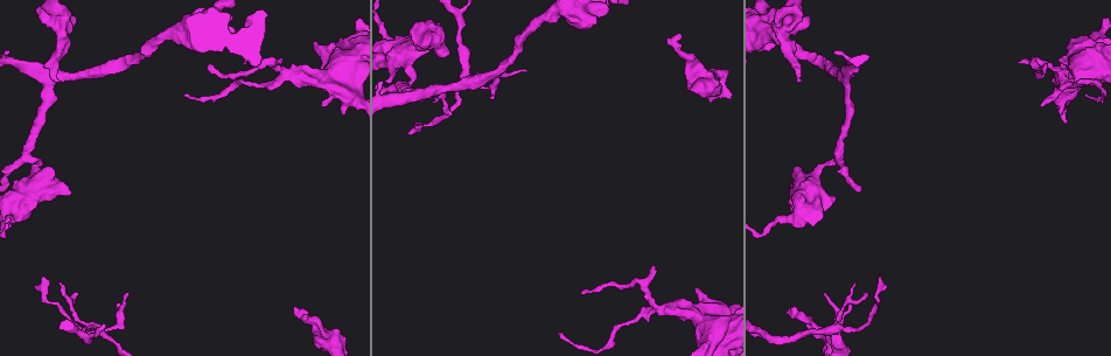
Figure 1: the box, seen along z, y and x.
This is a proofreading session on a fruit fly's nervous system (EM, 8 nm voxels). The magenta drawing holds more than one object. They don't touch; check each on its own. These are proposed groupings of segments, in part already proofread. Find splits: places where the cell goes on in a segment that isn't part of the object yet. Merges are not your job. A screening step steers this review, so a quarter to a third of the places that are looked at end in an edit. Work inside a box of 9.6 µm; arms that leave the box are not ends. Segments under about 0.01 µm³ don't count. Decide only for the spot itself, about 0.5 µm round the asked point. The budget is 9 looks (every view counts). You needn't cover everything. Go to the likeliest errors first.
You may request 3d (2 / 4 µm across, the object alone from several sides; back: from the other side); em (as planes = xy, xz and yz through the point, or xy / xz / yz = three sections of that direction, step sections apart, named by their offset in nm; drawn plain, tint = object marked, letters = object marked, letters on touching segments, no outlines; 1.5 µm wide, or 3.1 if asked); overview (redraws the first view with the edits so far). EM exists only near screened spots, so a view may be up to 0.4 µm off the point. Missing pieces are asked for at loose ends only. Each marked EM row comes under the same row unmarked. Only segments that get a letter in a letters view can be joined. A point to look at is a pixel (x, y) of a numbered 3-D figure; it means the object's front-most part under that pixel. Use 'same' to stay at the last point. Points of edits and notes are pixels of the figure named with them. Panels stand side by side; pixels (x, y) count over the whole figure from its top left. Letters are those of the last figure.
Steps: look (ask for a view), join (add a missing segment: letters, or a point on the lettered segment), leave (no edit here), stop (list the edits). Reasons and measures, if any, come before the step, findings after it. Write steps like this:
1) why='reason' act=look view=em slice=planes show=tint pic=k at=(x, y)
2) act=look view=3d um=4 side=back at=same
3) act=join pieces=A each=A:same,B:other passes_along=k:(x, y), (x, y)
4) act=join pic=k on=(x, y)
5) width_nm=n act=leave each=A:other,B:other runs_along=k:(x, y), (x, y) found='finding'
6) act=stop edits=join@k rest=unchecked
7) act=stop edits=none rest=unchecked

why='free end' act=look view=em slice=xz step=4 show=tint pic=1 at=(58, 82)

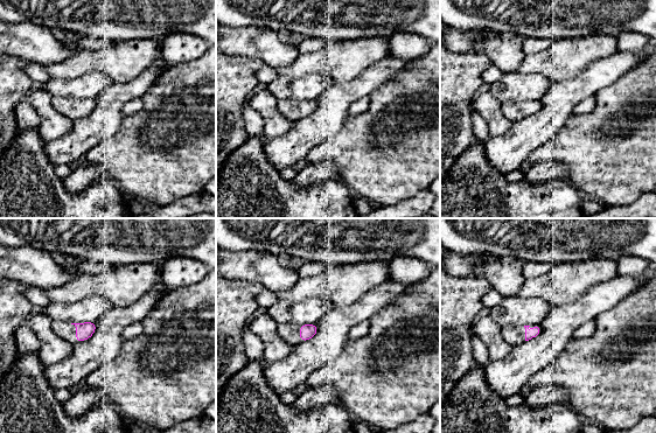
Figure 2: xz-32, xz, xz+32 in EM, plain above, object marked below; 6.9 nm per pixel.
why='cut it another way' act=look view=em slice=planes show=tint at=same

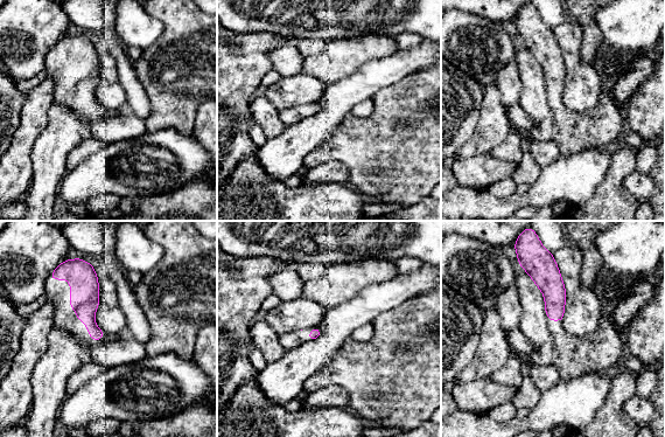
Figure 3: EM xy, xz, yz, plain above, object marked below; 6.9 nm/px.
why='what lies round it' act=look view=em slice=planes show=letters at=same

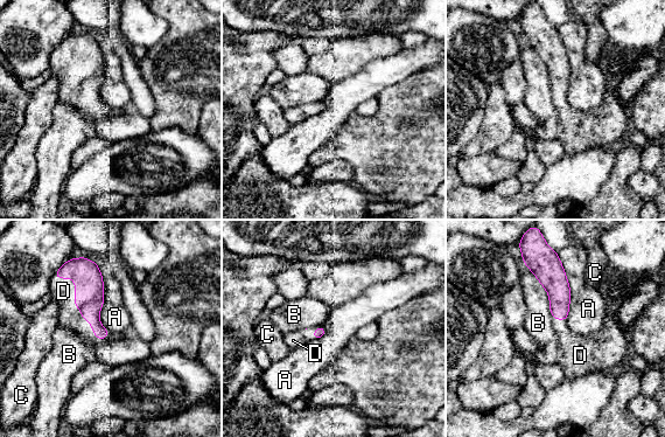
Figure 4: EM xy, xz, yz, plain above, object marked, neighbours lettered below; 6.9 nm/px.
act=join pic=4 on=(63, 291) each=A:other,B:other,C:other,D:same passes_along=4:(89, 288), (75, 305), (63, 291) found='it goes on there'

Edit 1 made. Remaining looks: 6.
why='see it whole again' act=look view=overview

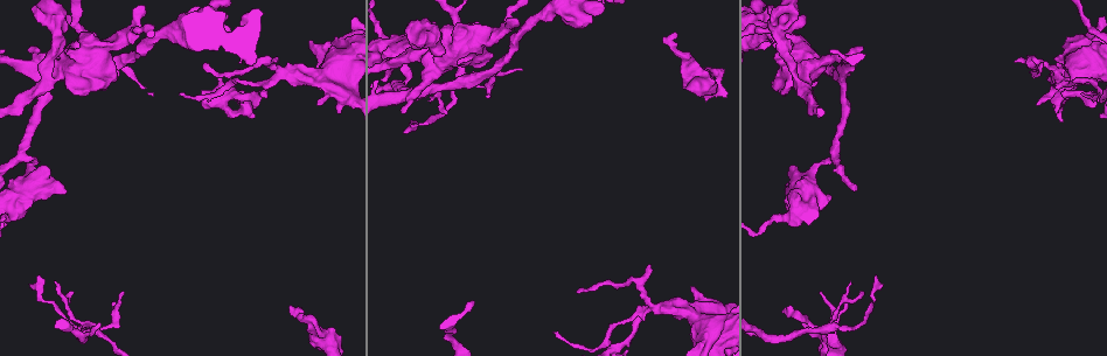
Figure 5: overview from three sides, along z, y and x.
act=look view=3d um=4 pic=5 at=(833, 343)

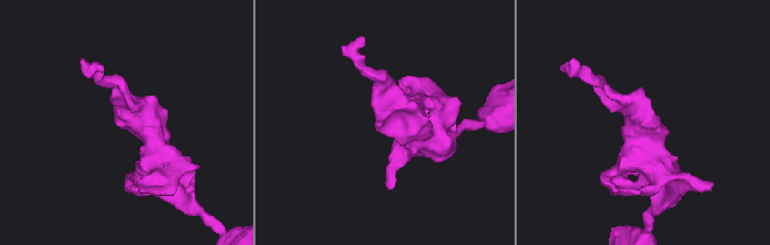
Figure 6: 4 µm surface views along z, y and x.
why='shape alone is not enough' act=look view=em slice=xz step=8 show=letters pic=6 at=(376, 121)

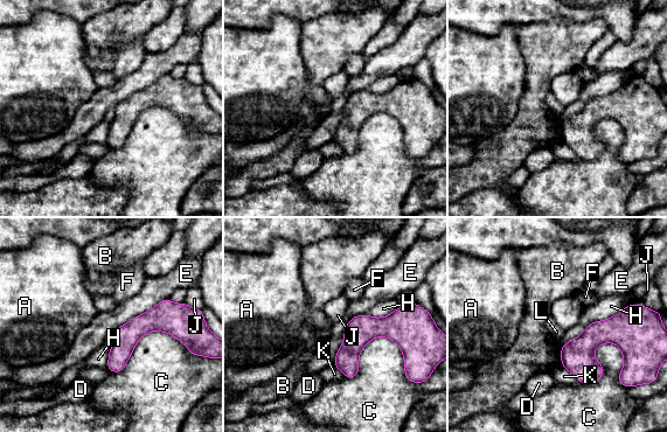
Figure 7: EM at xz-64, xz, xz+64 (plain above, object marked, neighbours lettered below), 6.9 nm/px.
why='cut it another way' act=look view=em slice=planes show=letters at=same

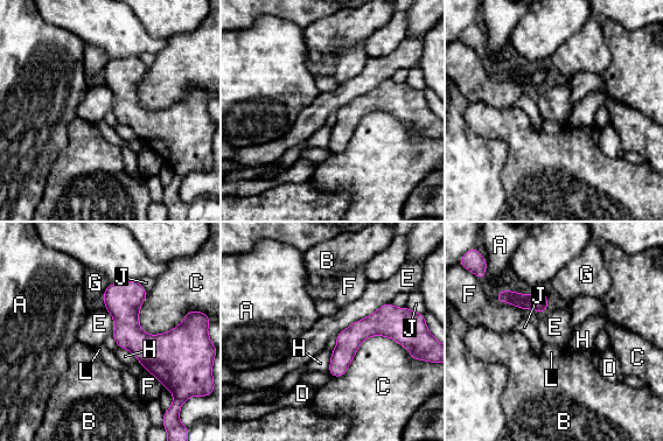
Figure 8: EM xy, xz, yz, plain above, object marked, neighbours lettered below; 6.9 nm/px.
act=leave each=A:other,B:other,C:other,D:other,E:other,F:other,G:other,H:other,J:other,L:other border=8:(336, 335), (336, 347), (332, 351) found='no lettered segment goes on from it'

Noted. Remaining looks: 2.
act=stop edits=join@4 rest=unchecked

